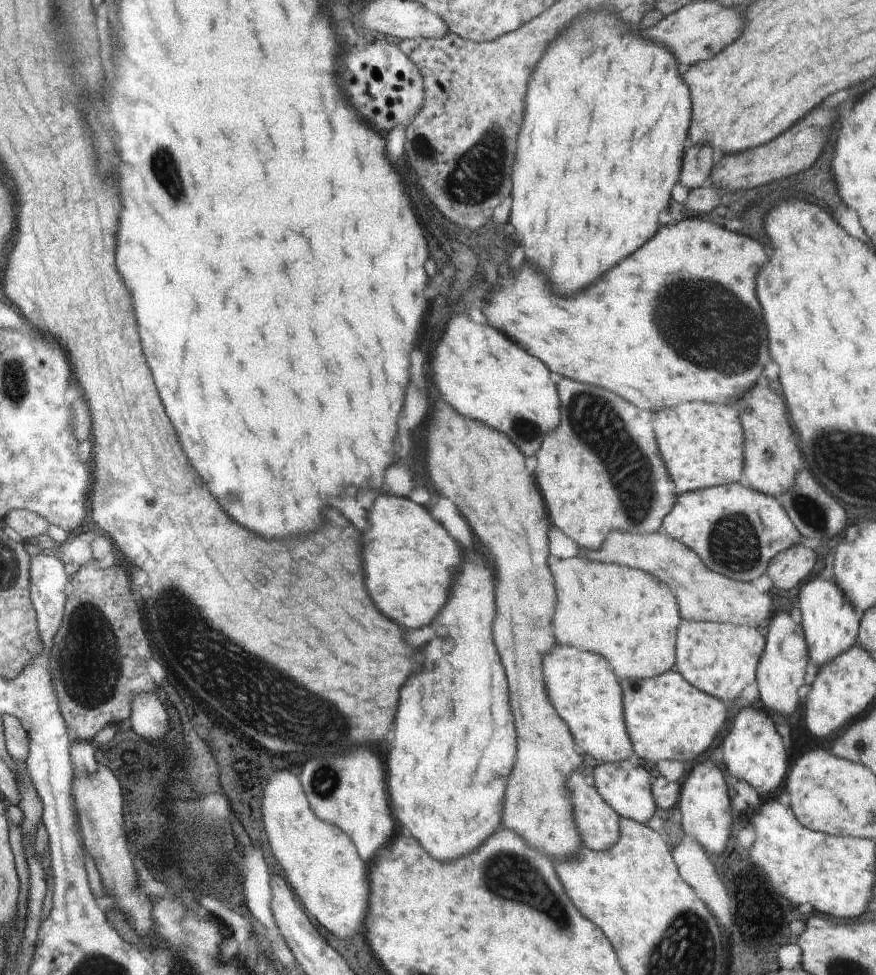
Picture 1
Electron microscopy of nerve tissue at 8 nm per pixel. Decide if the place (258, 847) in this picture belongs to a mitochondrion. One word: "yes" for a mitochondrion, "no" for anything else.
no

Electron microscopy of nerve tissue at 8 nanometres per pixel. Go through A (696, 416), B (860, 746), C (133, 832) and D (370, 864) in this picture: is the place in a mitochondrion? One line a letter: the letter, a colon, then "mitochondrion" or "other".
A: other
B: other
C: other
D: other

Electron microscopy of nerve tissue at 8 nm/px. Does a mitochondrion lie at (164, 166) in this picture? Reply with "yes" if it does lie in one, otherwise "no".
yes

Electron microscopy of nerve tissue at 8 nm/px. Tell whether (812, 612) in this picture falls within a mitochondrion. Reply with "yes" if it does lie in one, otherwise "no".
no

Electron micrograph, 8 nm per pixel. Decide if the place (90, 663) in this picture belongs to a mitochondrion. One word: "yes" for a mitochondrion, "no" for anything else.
yes

